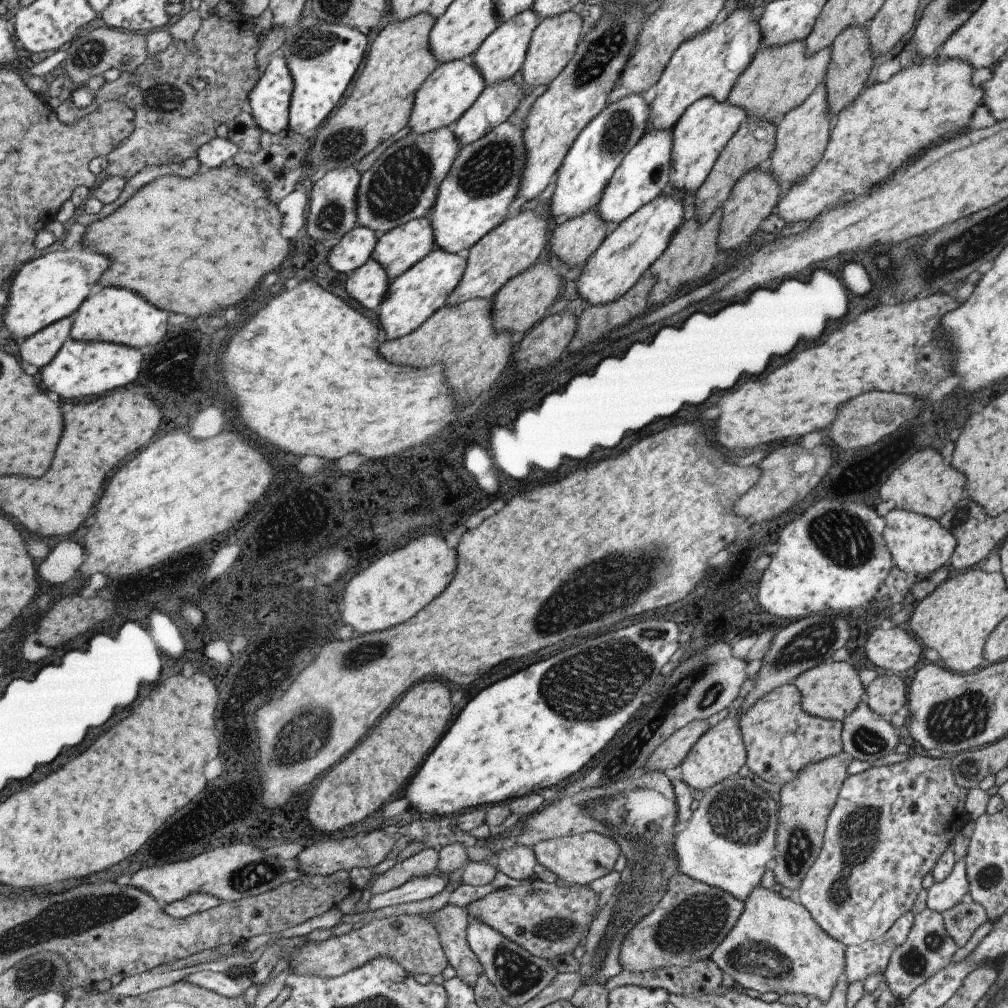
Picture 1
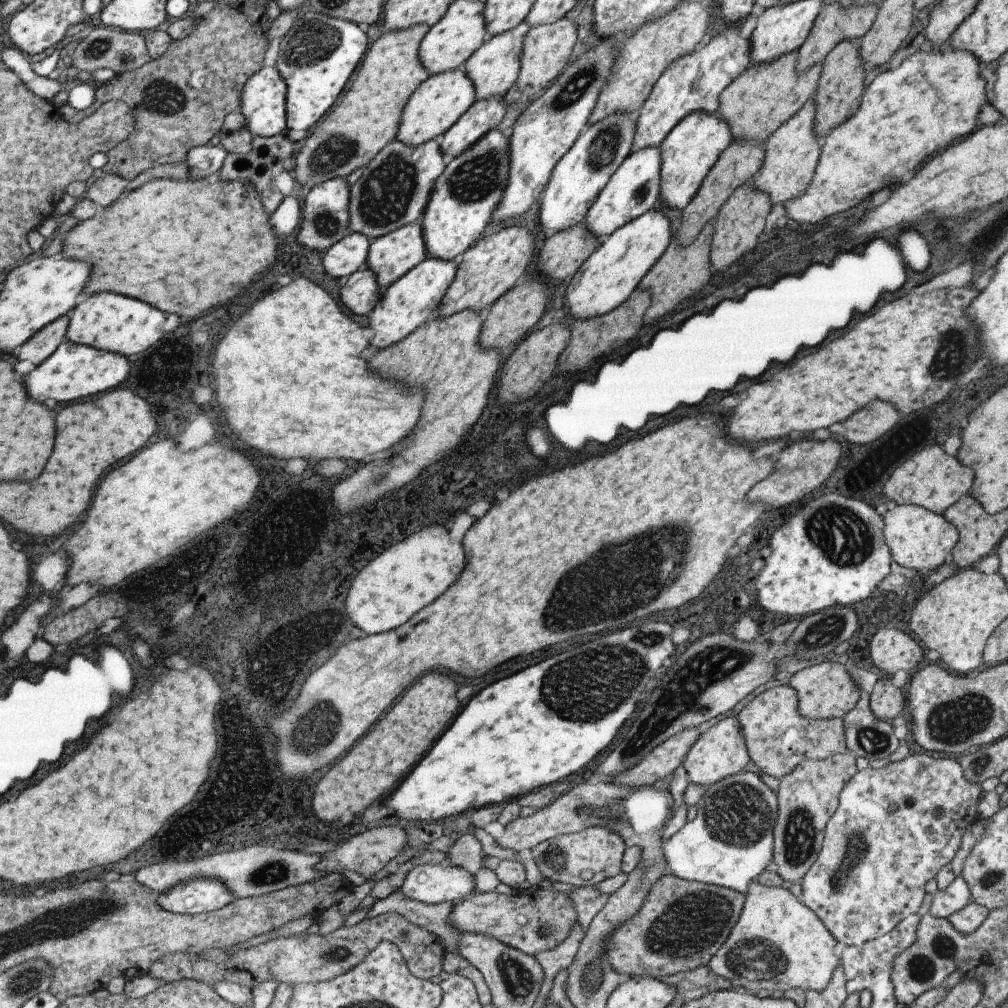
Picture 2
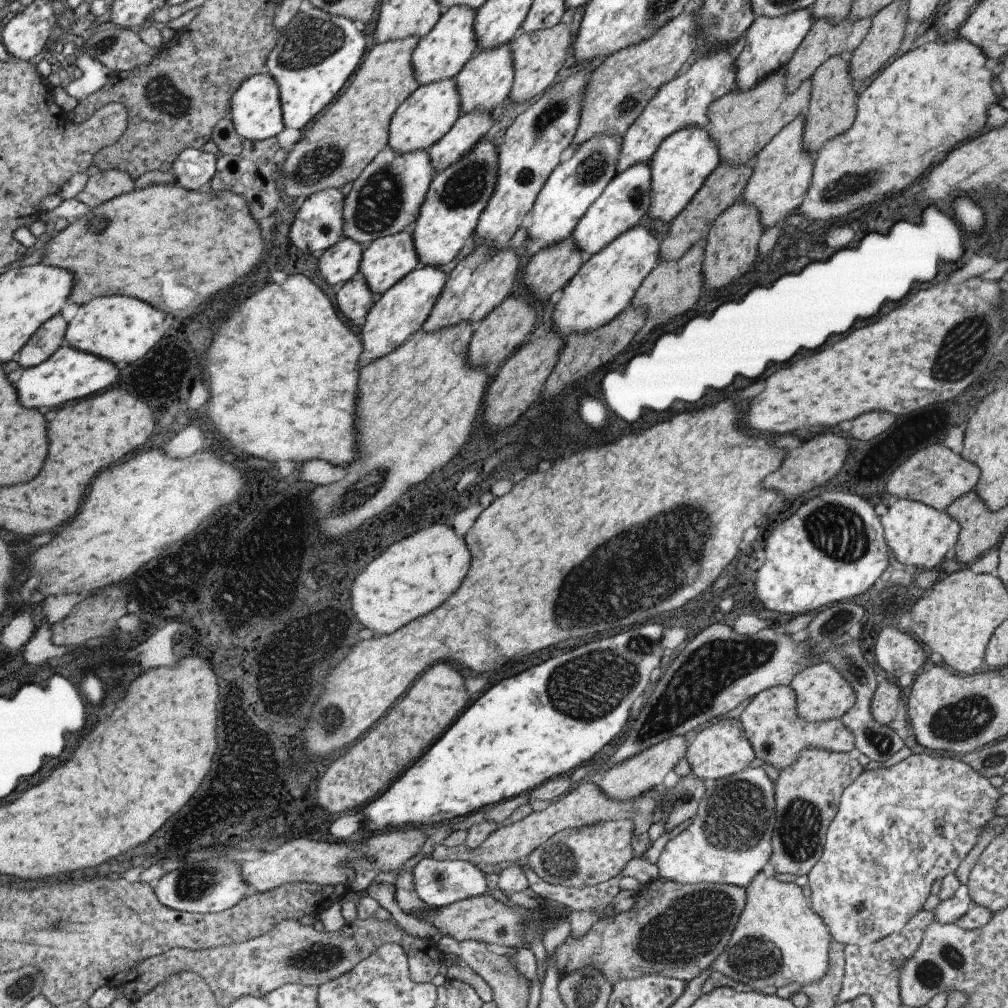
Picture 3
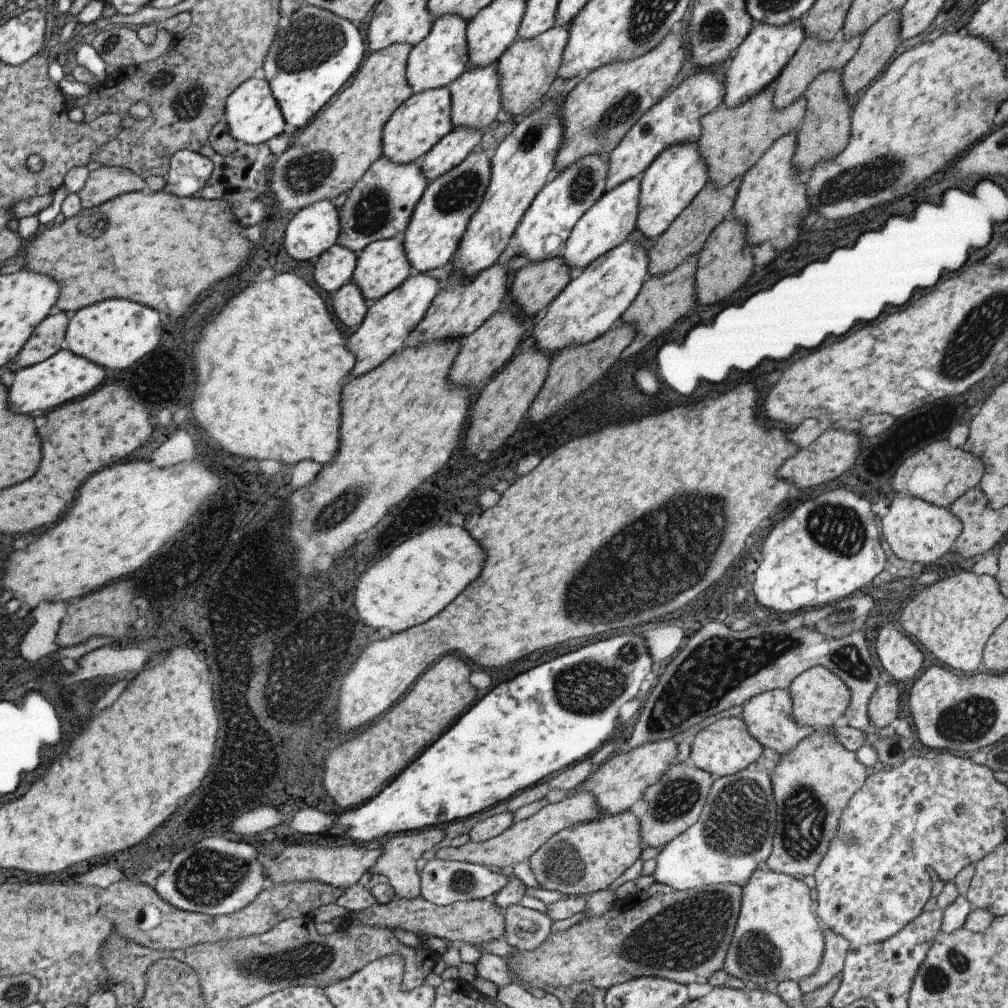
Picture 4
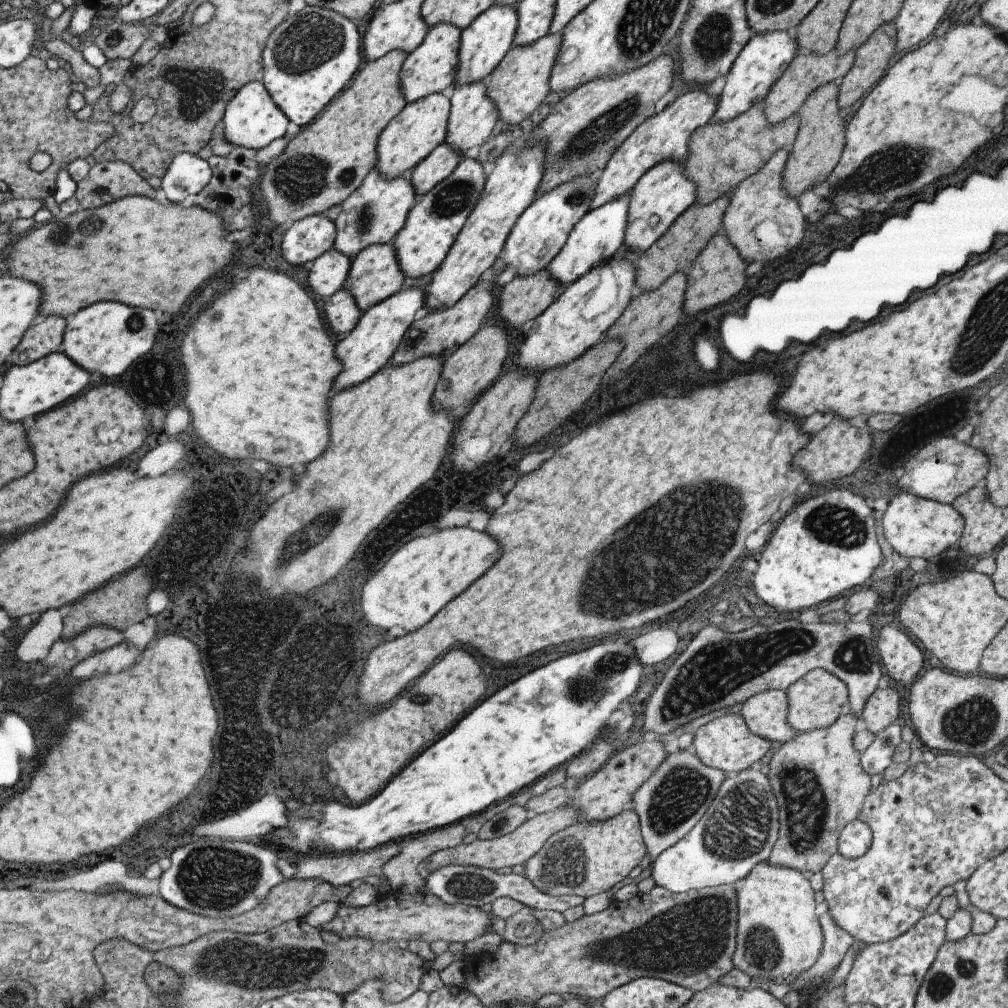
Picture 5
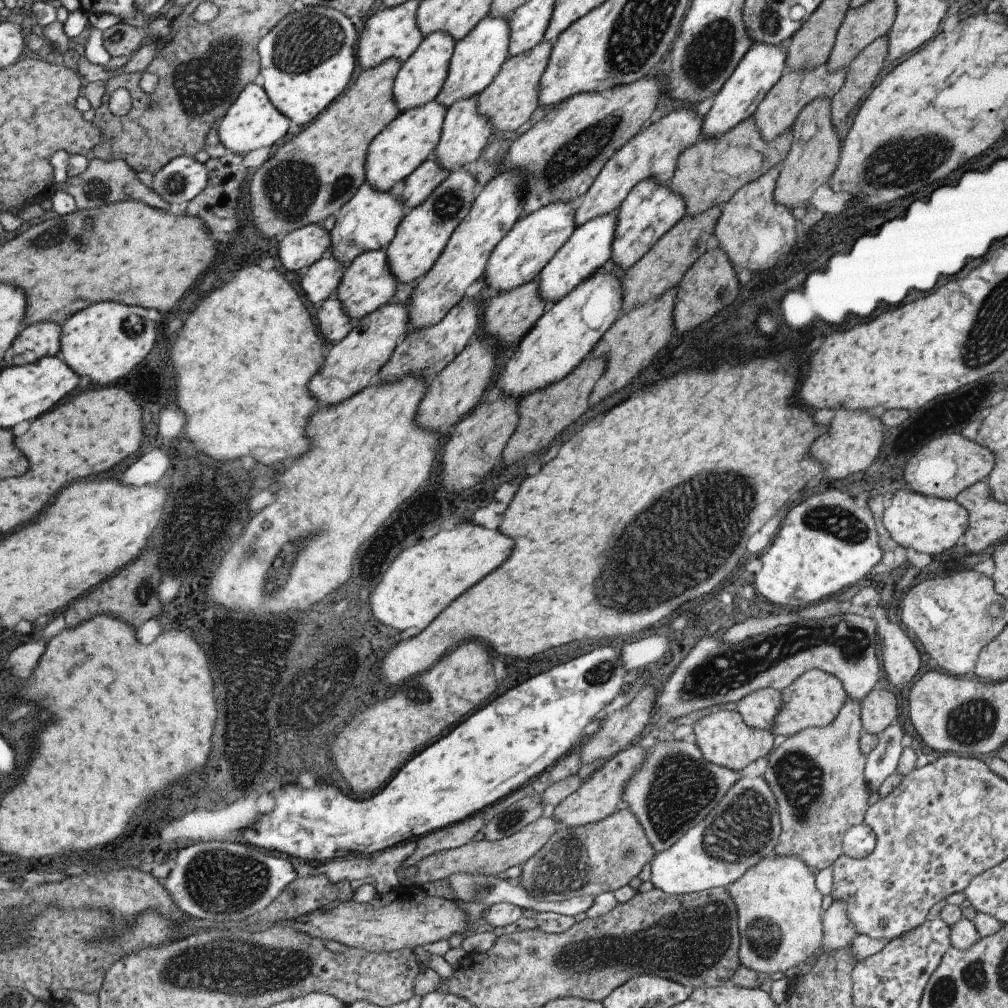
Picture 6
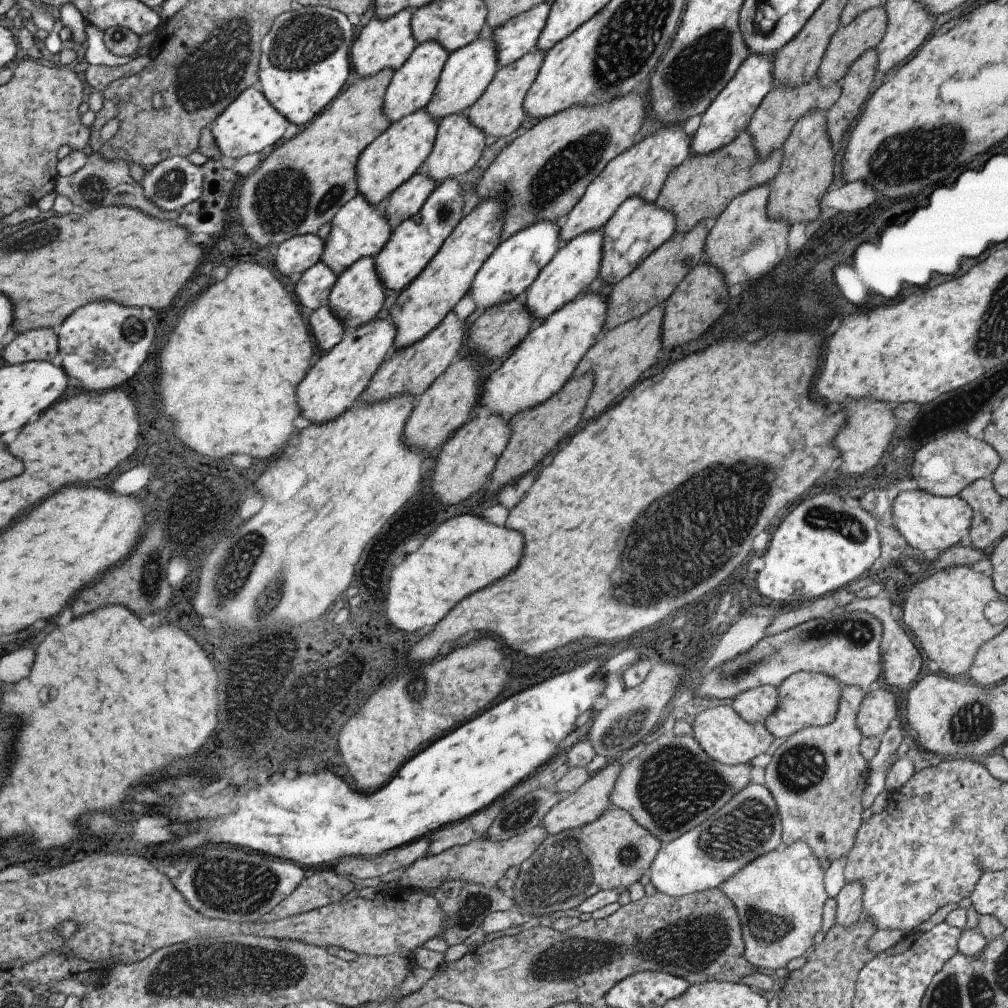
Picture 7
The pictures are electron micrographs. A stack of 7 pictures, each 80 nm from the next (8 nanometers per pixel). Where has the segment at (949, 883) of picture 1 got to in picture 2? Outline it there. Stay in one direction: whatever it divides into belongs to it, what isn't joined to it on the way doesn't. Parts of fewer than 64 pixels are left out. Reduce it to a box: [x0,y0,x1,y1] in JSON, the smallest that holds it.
[928,877,971,919]

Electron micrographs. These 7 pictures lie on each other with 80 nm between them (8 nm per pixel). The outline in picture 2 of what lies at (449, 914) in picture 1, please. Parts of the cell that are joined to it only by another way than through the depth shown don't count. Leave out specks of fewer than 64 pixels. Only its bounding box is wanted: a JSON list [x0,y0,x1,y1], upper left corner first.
[365,888,461,953]

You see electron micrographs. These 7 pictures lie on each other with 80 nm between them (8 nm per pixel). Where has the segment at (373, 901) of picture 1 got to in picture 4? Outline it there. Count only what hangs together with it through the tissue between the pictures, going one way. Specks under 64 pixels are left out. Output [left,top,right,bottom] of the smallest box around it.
[418,858,510,906]

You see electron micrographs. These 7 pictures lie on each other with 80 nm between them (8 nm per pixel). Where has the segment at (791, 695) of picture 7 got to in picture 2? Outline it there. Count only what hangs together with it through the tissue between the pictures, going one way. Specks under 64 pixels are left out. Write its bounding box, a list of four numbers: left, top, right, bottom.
[788,660,861,719]

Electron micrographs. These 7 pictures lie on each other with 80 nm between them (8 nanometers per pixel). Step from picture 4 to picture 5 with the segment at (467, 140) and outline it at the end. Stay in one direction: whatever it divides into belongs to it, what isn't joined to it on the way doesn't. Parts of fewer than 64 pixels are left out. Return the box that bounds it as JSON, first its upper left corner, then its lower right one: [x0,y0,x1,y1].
[408,142,461,197]

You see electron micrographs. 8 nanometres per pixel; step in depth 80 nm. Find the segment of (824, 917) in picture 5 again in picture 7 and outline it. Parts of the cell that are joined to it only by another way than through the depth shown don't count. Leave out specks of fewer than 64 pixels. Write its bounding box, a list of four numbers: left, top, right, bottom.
[835,881,864,927]

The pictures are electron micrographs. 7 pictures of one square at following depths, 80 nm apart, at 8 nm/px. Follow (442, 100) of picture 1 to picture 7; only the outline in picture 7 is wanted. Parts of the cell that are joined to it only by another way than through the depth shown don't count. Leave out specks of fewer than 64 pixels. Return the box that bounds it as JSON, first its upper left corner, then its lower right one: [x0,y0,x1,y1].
[354,108,437,205]

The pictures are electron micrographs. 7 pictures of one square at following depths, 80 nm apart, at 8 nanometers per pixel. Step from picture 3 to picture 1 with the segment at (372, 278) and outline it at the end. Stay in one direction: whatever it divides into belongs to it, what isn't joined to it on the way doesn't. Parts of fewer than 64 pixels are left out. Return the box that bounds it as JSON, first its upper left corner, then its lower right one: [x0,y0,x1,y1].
[370,214,433,282]

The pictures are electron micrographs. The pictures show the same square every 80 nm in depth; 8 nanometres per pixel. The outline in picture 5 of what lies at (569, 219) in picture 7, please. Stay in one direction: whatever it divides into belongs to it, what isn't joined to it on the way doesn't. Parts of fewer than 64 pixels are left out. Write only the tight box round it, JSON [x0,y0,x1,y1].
[588,87,718,211]

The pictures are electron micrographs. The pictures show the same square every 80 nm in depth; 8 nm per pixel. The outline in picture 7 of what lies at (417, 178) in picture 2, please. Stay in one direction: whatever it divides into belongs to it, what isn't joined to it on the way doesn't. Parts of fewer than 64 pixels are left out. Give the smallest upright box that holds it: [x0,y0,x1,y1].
[319,195,390,275]

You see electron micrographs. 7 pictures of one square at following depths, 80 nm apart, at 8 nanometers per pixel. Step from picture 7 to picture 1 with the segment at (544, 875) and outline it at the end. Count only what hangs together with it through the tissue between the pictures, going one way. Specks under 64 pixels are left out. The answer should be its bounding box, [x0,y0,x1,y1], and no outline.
[532,832,619,884]

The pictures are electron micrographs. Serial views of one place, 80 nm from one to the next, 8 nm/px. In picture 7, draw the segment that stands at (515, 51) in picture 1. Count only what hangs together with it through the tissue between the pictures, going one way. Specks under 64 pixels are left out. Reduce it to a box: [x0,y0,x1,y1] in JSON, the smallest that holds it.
[420,112,486,186]

